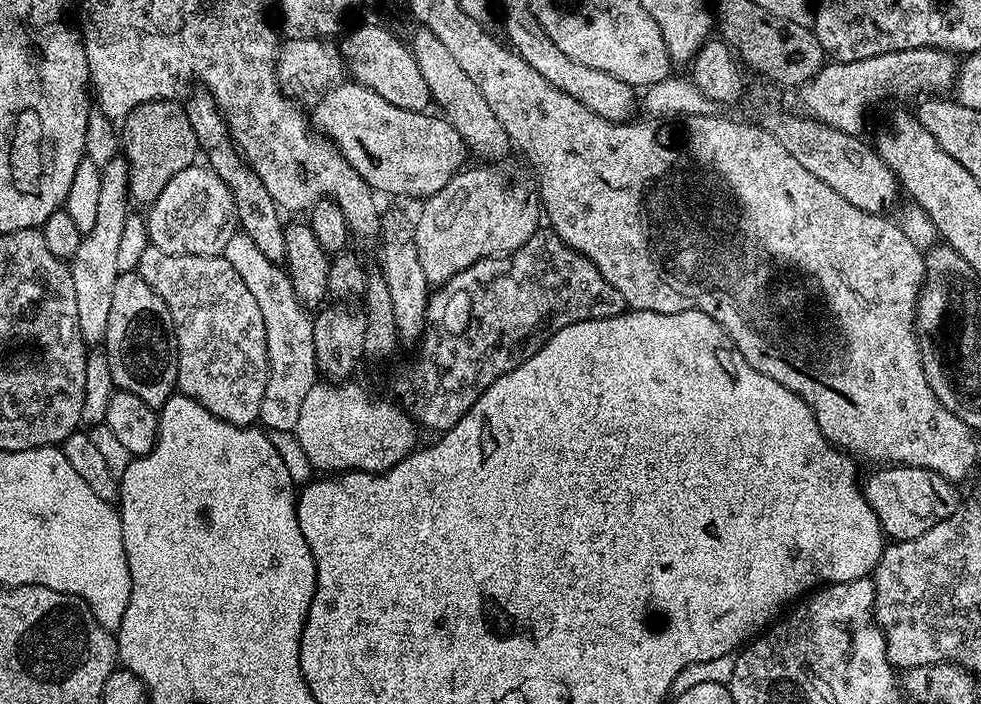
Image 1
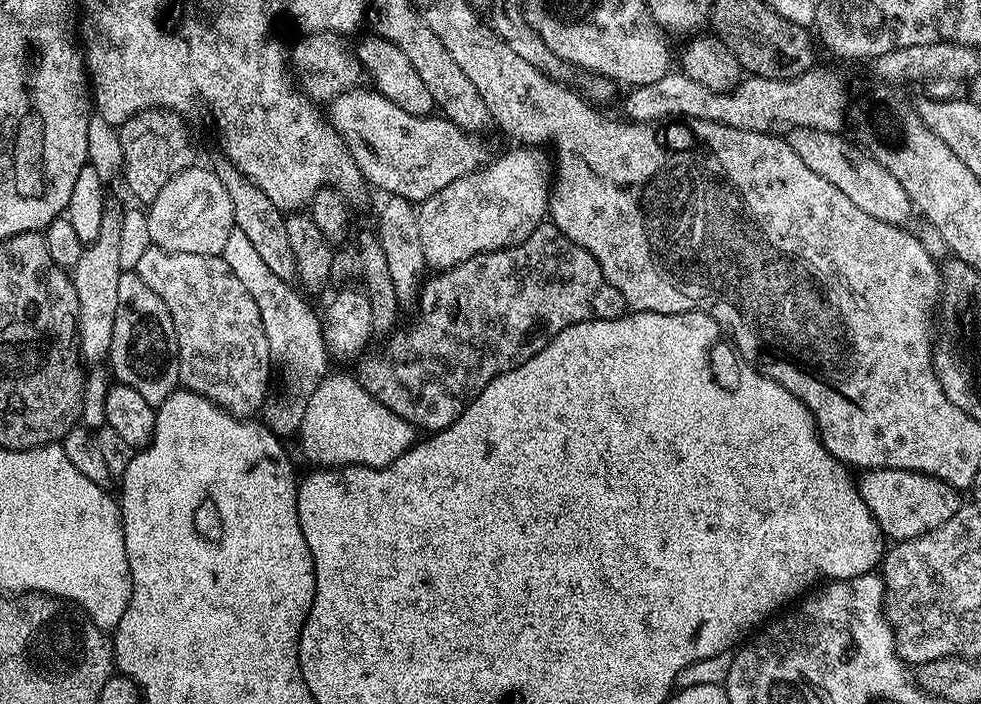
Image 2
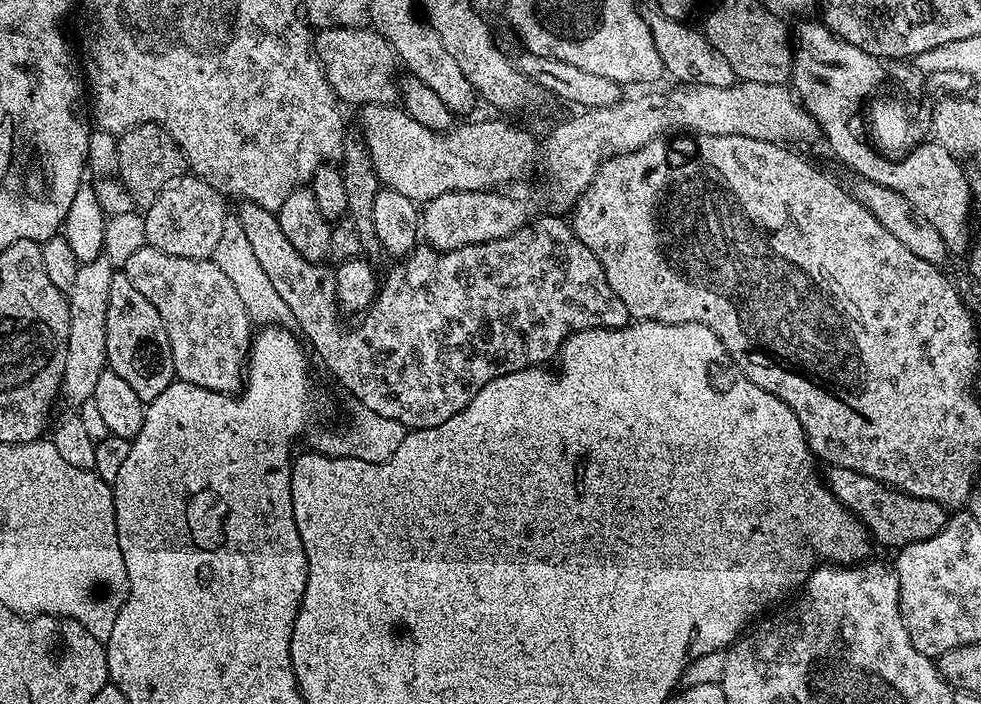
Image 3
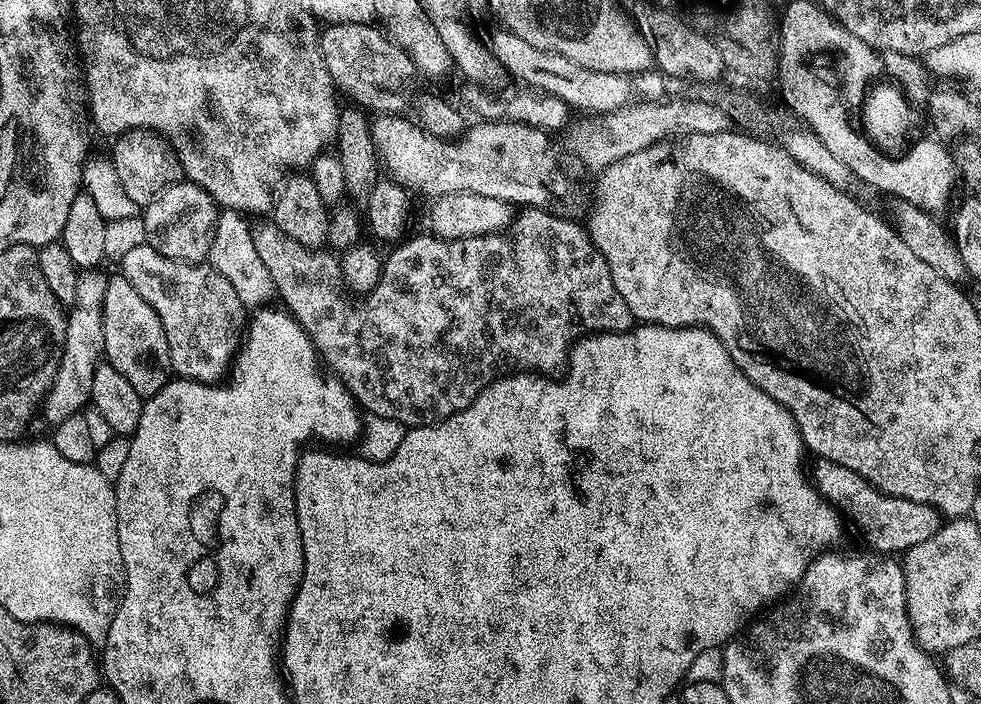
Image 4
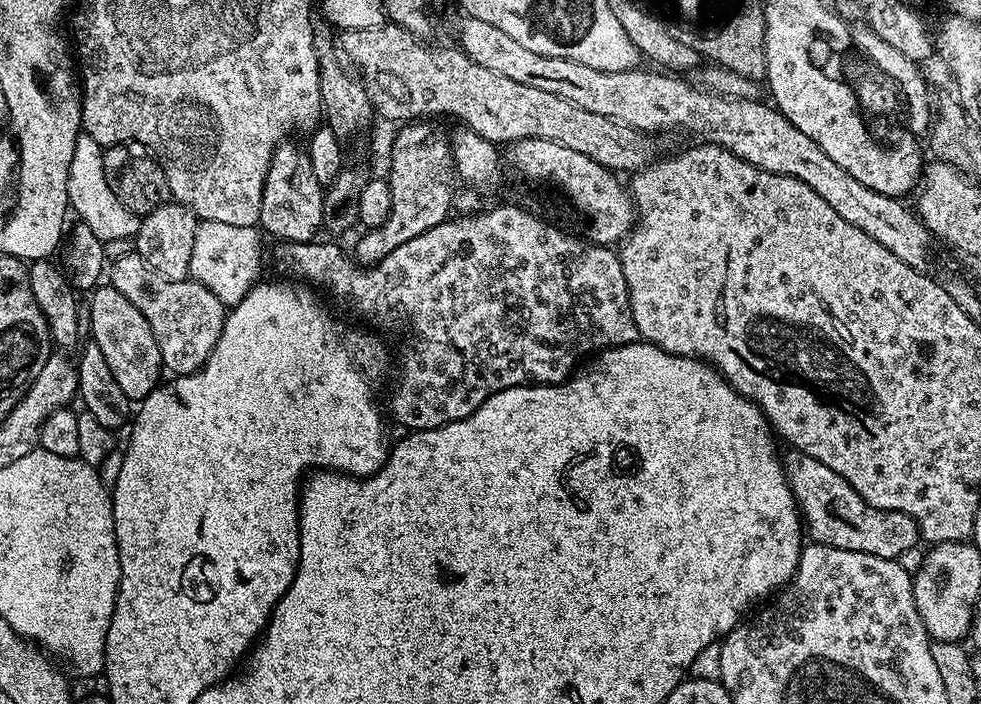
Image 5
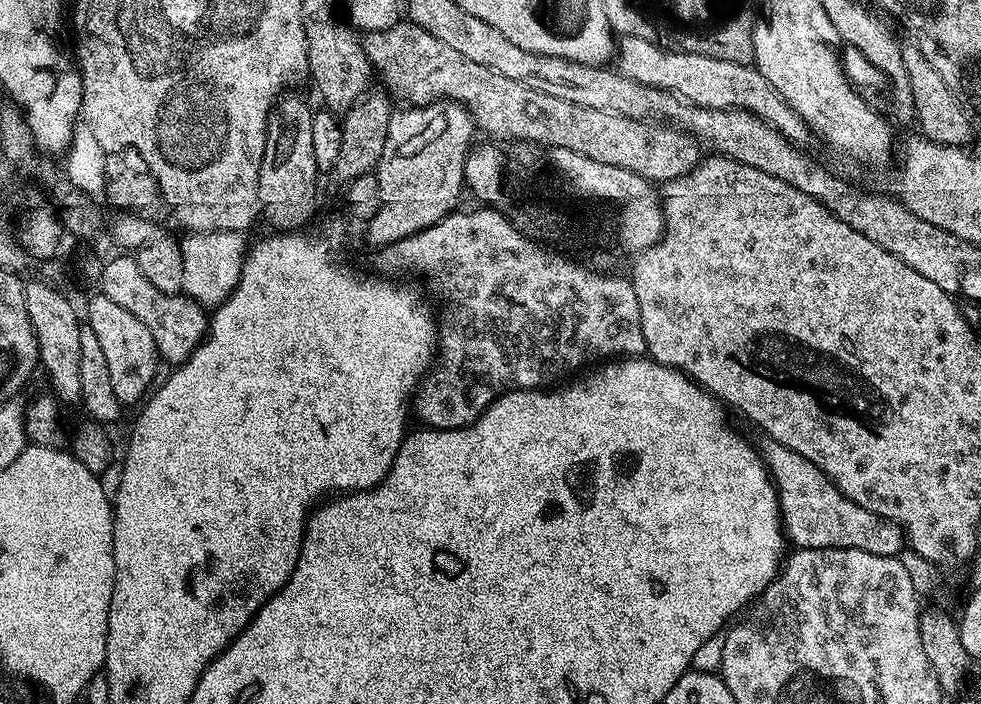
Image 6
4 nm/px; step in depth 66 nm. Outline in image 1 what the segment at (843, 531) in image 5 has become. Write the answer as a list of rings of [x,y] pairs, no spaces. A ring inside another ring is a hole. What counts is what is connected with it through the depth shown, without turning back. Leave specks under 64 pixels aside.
[[[884,466],[867,481],[863,481],[864,496],[876,512],[885,537],[893,541],[909,540],[926,534],[938,522],[950,518],[962,507],[960,492],[953,481],[925,468]]]

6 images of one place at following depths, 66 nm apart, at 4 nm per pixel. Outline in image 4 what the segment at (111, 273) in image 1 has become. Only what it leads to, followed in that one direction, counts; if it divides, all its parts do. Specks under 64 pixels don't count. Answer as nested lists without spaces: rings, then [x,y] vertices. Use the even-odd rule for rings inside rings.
[[[96,270],[83,271],[78,275],[78,286],[74,293],[74,302],[67,311],[64,348],[60,352],[60,365],[42,399],[42,414],[48,426],[61,424],[70,414],[81,411],[91,401],[94,370],[101,363],[104,351],[102,334],[102,306],[106,296],[108,276]]]

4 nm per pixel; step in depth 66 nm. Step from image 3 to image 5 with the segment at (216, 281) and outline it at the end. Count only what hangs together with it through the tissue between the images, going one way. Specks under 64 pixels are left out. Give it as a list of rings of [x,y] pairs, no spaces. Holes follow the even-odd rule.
[[[135,254],[113,259],[110,274],[111,270],[112,287],[126,294],[126,298],[130,298],[130,302],[134,302],[138,310],[142,310],[142,318],[150,322],[150,330],[154,330],[164,368],[172,371],[173,377],[198,372],[206,358],[210,358],[222,334],[226,305],[199,280],[167,280],[159,276],[141,256]]]

